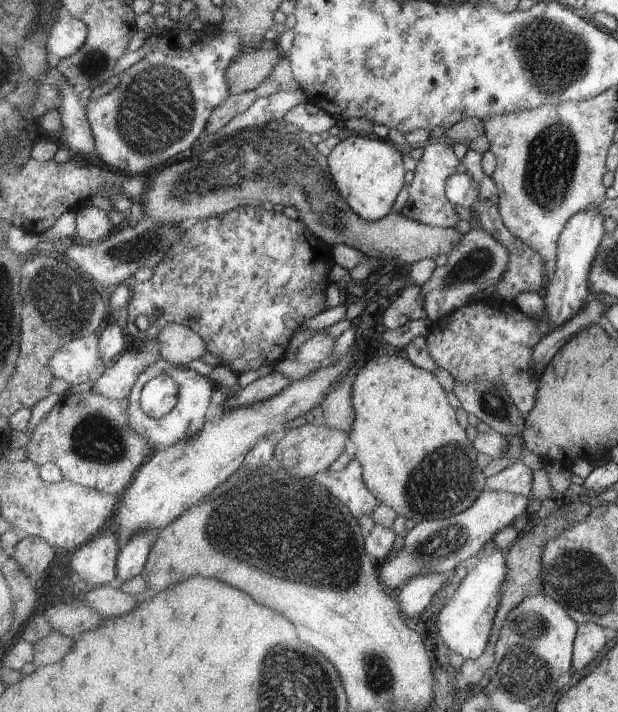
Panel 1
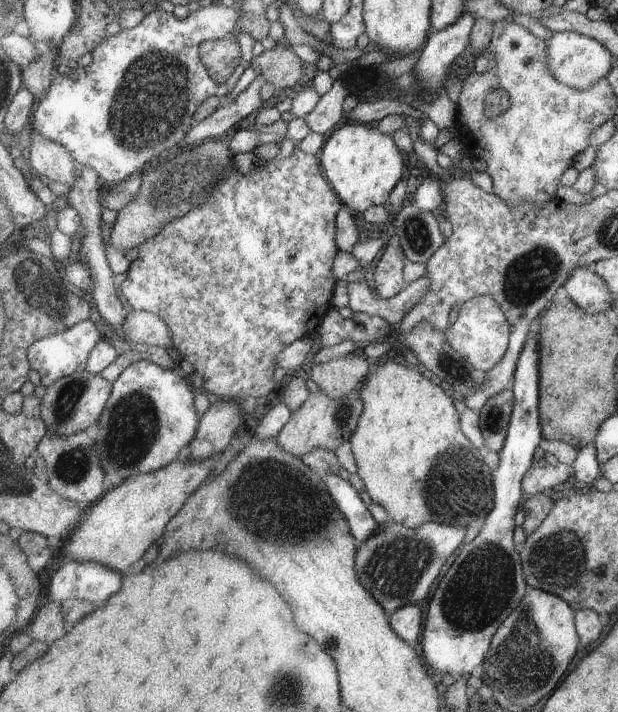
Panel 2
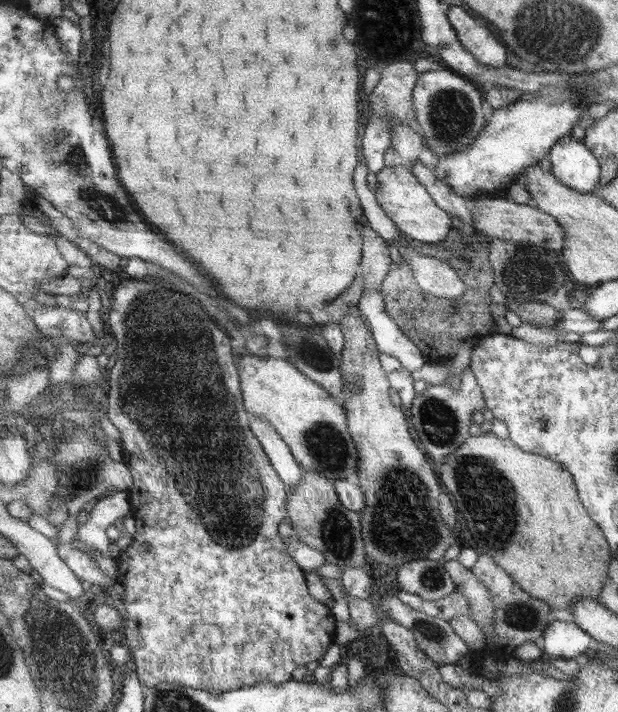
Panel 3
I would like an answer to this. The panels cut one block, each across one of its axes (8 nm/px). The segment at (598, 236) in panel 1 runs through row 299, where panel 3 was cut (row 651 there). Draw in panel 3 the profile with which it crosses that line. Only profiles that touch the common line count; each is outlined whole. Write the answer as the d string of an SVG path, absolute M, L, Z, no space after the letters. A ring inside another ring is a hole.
M553 620L543 634L544 652L561 659L585 659L593 649L594 638L578 624Z

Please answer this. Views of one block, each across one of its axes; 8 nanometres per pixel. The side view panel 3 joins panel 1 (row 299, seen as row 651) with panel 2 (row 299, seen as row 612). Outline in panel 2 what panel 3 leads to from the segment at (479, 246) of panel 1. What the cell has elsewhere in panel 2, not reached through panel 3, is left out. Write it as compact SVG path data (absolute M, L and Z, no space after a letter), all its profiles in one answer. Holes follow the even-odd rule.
M425 275L408 283L391 300L375 296L375 292L371 292L365 279L349 284L351 288L349 308L357 313L380 316L391 324L399 324L417 304L425 300L432 285L432 278Z

